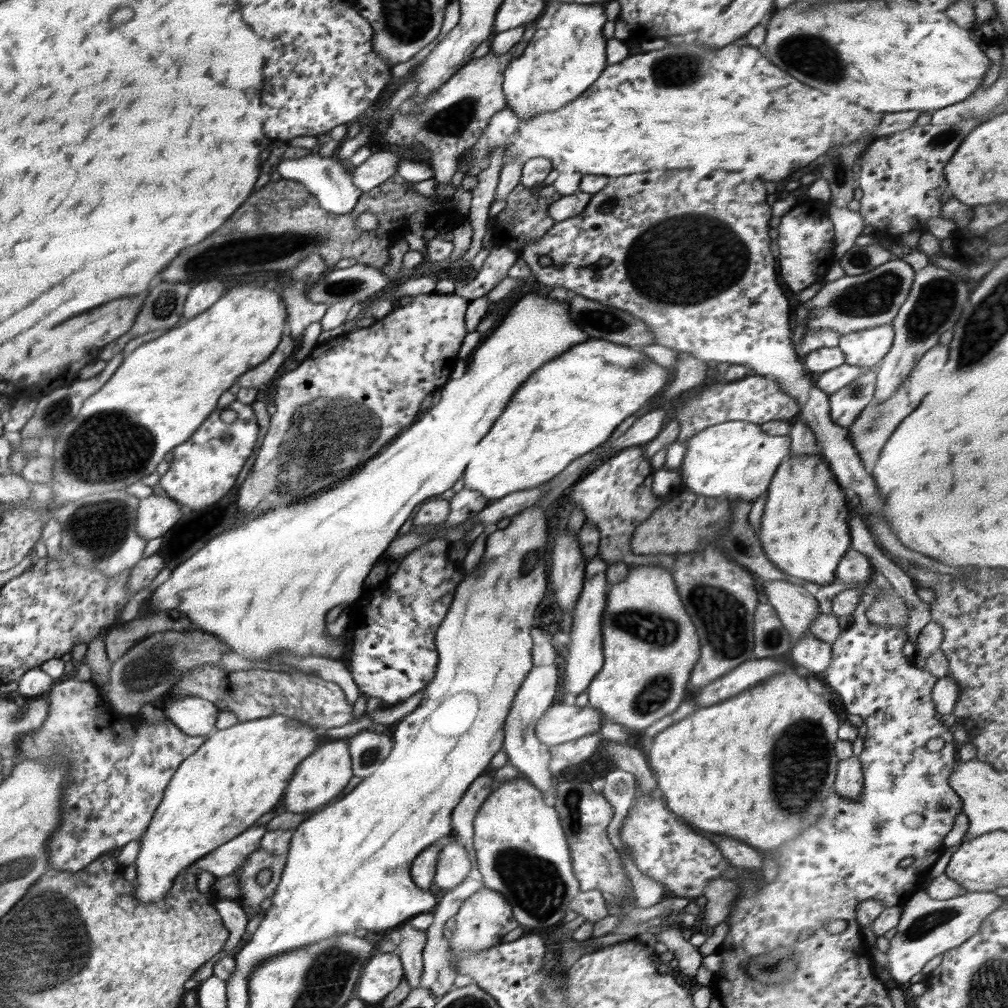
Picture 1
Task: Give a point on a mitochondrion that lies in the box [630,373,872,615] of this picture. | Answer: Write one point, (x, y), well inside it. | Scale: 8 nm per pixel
(737, 542)

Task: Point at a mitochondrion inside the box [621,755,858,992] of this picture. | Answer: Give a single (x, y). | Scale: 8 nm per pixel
(772, 964)

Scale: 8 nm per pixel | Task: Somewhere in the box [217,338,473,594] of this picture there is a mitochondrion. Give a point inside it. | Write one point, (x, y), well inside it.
(324, 435)

